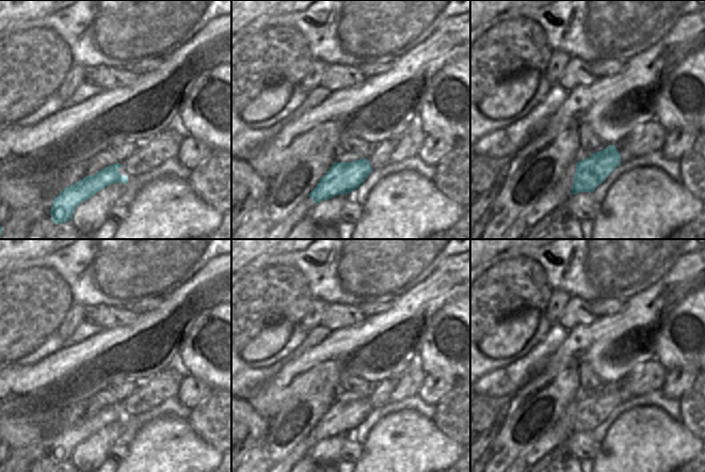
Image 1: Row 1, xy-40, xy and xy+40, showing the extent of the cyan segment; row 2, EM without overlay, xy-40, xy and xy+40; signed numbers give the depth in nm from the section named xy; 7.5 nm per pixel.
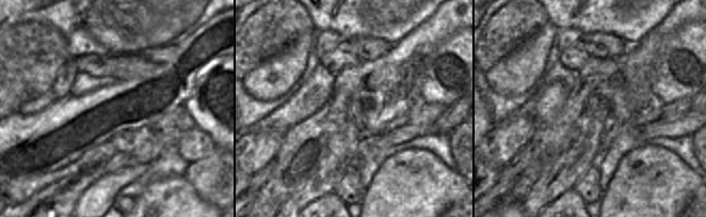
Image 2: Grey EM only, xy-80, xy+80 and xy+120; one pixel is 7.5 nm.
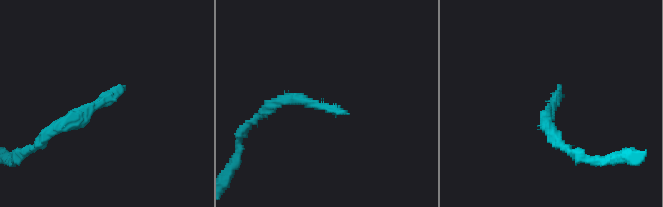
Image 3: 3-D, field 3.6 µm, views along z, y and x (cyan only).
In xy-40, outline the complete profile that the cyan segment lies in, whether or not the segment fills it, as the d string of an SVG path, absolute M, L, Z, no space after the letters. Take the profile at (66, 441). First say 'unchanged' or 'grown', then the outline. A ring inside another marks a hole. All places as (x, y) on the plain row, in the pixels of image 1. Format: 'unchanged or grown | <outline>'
grown | M179 356L173 358L169 366L147 379L125 402L101 408L95 414L89 414L80 421L62 429L53 439L50 454L54 463L61 463L71 458L77 445L102 429L121 422L128 422L128 414L148 412L155 406L170 397L177 397L185 379Z

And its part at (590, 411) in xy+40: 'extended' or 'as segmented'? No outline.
extended

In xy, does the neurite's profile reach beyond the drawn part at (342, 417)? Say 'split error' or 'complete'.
split error

